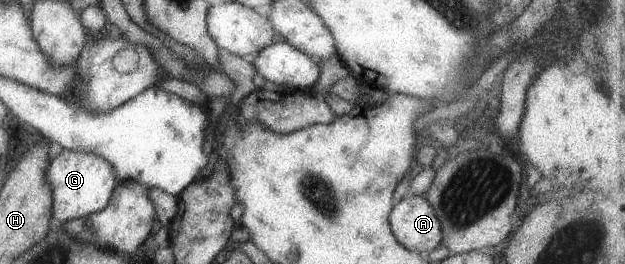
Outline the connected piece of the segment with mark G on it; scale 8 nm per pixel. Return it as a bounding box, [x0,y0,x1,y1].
[45,148,118,228]

